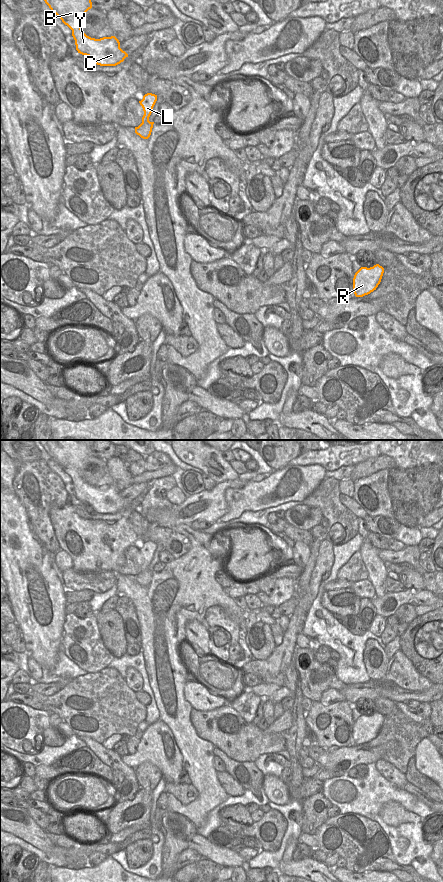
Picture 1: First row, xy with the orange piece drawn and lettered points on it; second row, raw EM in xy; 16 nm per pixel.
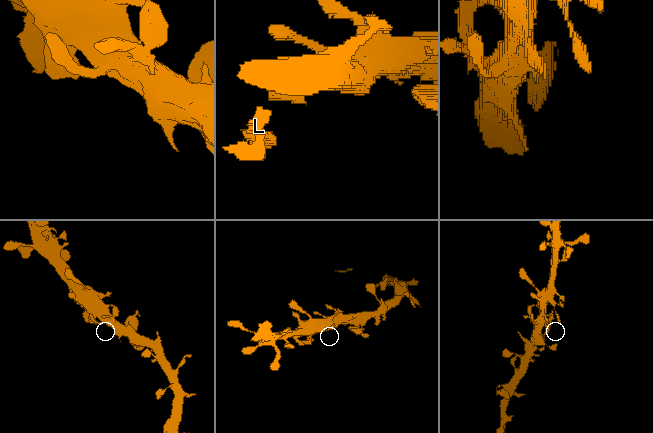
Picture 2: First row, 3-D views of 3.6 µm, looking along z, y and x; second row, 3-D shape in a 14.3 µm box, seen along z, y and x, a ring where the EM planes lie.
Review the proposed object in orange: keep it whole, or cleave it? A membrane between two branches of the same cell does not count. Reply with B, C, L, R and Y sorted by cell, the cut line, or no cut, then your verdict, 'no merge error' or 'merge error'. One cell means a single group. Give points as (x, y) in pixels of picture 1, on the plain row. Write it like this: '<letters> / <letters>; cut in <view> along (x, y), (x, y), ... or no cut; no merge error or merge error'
B C L R Y; no cut; no merge error

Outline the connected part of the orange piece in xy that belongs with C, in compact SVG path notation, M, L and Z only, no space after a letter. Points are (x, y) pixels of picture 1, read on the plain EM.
M95 440L38 441L51 459L72 478L78 501L91 505L100 514L116 514L128 505L115 484L95 487L87 484L81 477L81 468L92 456L91 447Z

